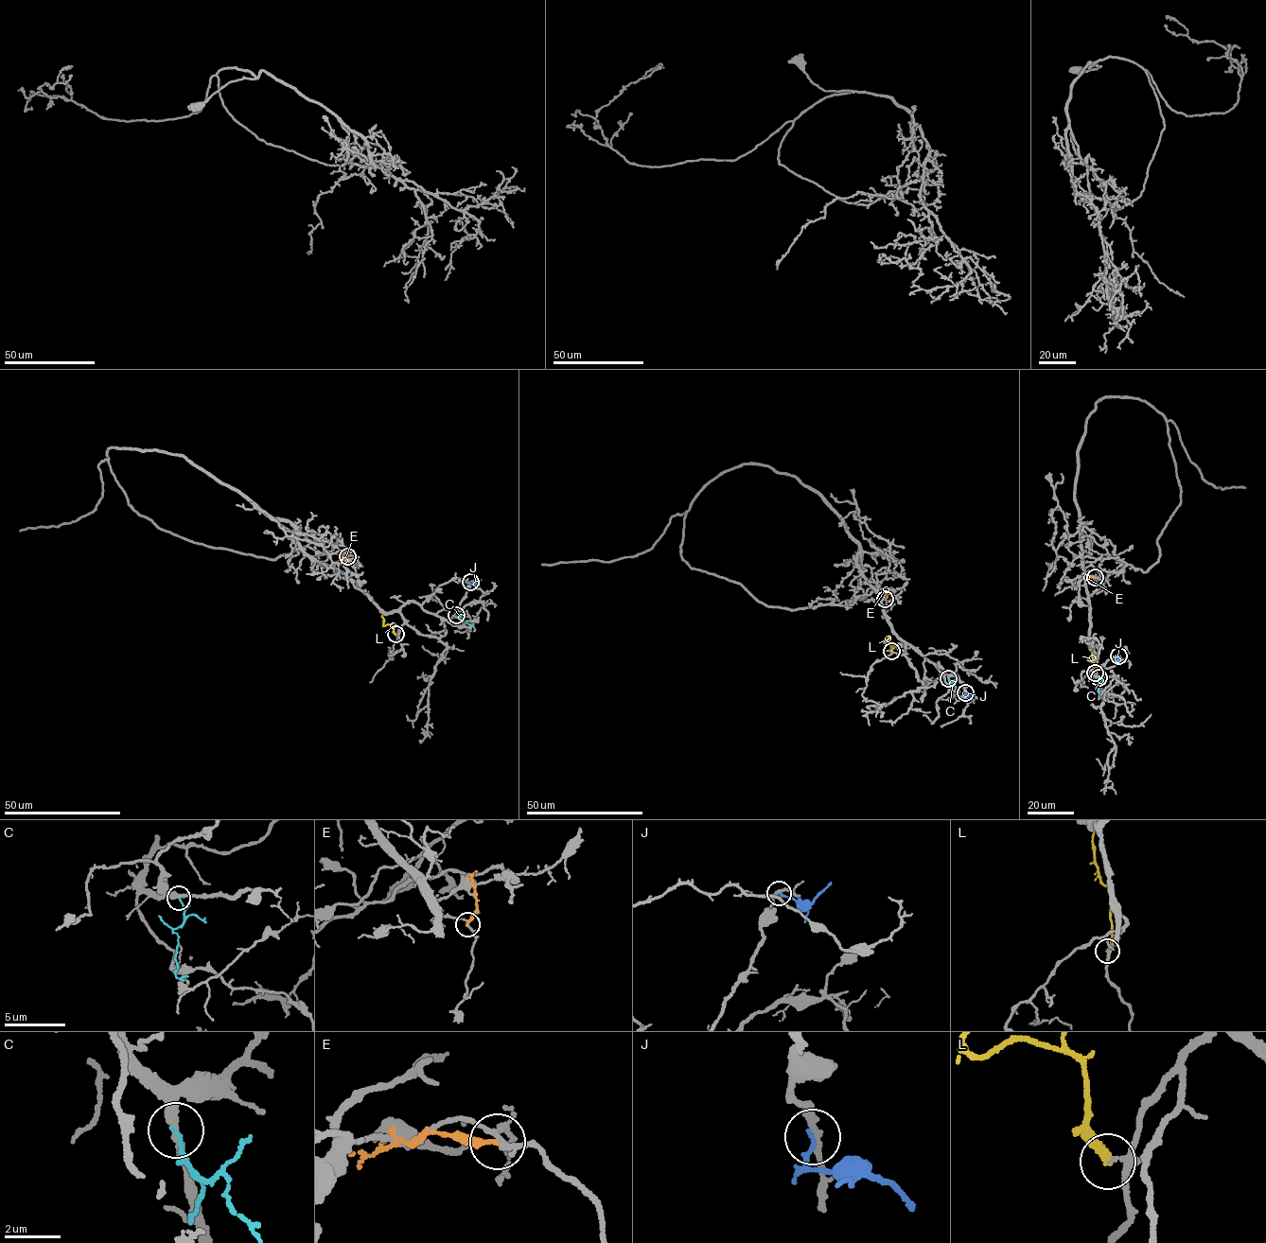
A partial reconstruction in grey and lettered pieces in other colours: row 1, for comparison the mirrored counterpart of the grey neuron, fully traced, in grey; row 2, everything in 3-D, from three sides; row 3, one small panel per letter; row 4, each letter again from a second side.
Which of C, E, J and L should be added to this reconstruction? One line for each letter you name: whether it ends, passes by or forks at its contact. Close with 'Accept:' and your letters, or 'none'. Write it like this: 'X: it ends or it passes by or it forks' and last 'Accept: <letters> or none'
Accept: none

